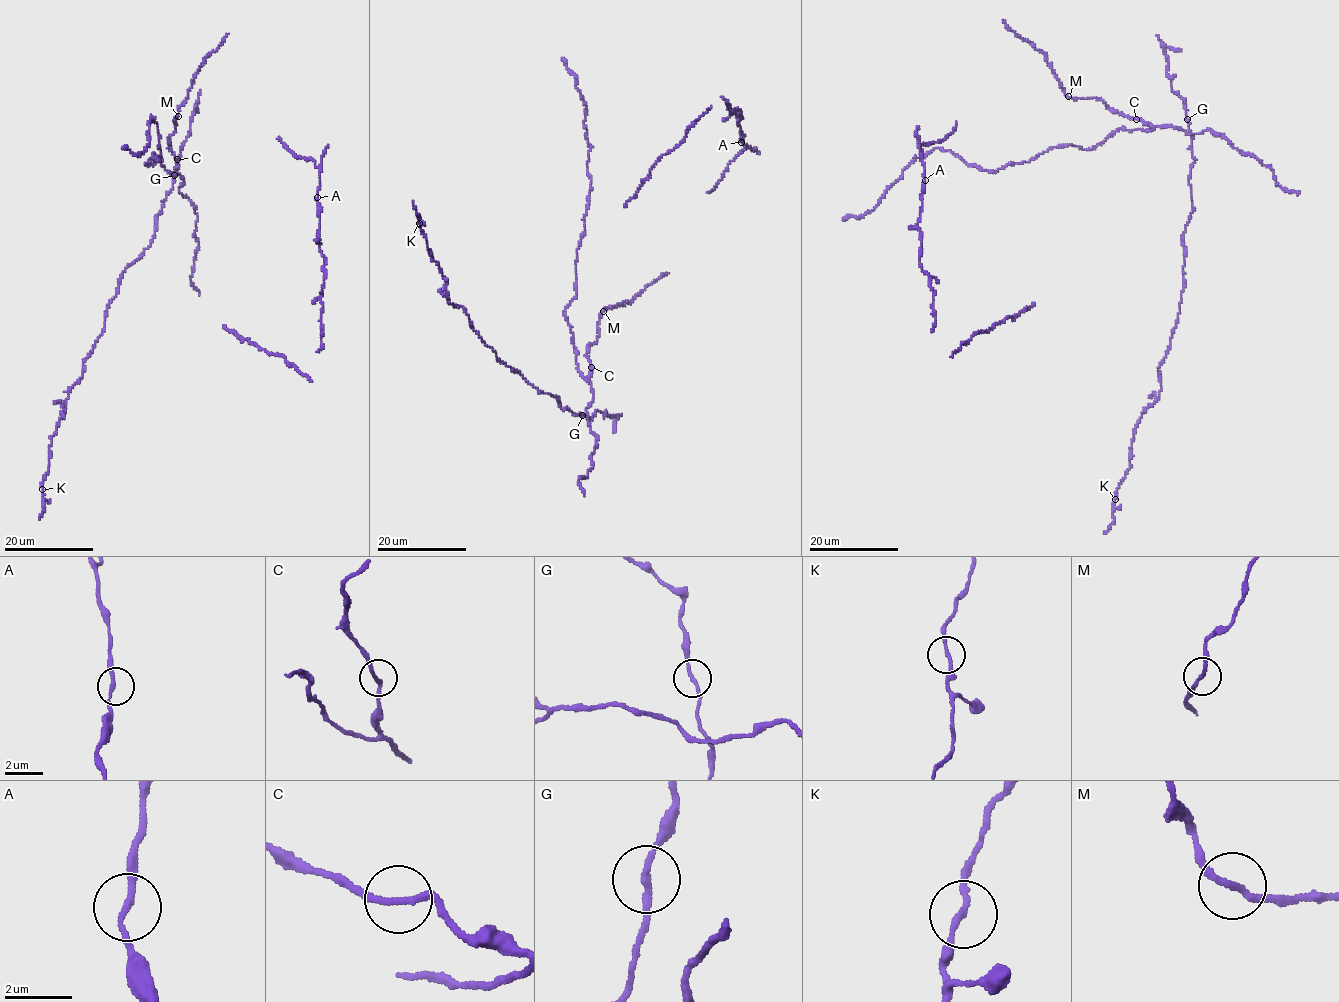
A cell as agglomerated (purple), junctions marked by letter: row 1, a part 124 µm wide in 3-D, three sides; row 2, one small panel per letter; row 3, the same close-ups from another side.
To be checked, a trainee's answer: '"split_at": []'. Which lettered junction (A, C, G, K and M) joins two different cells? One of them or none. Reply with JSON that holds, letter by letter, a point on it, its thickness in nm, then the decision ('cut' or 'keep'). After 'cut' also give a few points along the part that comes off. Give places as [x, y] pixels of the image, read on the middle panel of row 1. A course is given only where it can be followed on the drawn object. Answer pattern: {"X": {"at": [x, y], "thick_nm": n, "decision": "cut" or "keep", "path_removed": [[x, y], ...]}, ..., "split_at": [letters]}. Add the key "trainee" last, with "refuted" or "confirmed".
{"A": {"at": [741, 142], "thick_nm": 170, "decision": "keep"}, "C": {"at": [591, 367], "thick_nm": 180, "decision": "keep"}, "G": {"at": [582, 415], "thick_nm": 170, "decision": "keep"}, "K": {"at": [419, 223], "thick_nm": 170, "decision": "keep"}, "M": {"at": [603, 311], "thick_nm": 190, "decision": "keep"}, "split_at": [], "trainee": "confirmed"}

